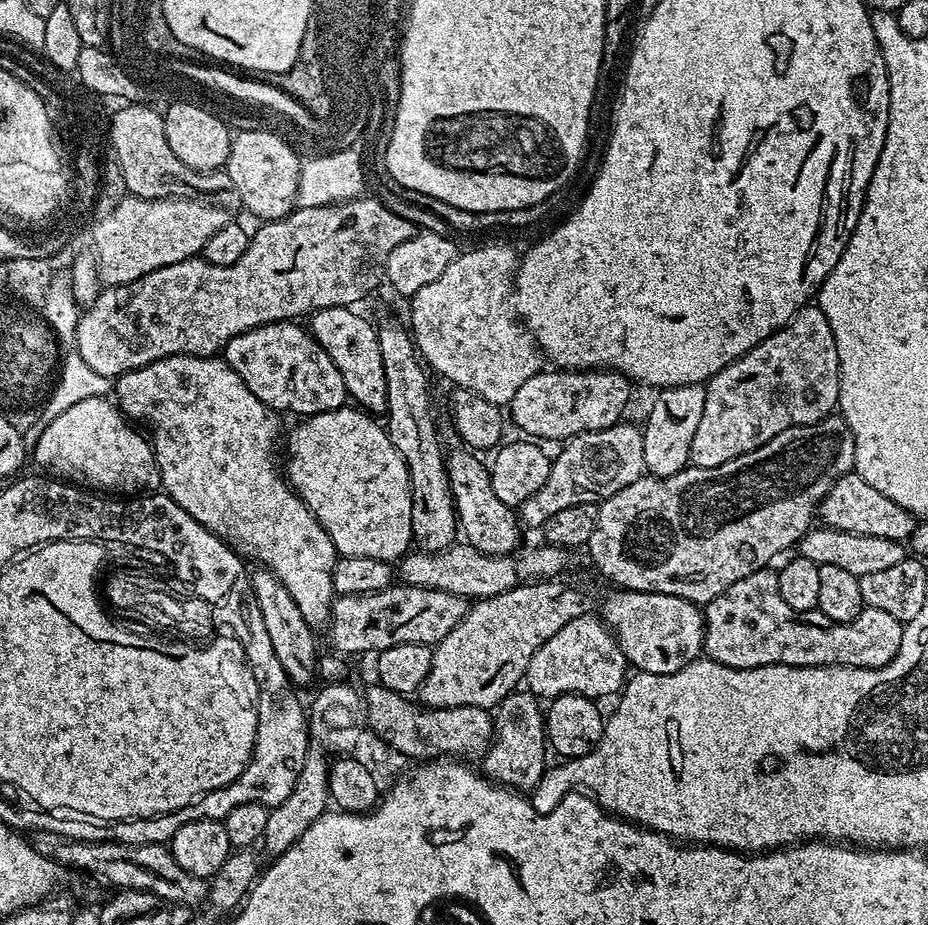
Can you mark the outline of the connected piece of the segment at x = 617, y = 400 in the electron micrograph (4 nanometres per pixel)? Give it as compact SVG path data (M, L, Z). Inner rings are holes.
M541 370L534 374L534 378L526 378L522 386L514 394L514 398L506 405L510 413L510 420L521 428L523 435L535 438L537 441L557 440L563 442L583 432L597 432L606 430L610 426L621 423L625 419L624 411L632 400L633 381L620 372L611 370Z

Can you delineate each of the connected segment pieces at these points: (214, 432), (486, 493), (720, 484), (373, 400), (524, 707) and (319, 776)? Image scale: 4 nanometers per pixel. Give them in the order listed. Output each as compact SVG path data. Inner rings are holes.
M219 355L167 356L161 360L150 362L138 370L130 370L126 374L115 377L114 400L125 417L131 418L133 421L145 420L152 427L150 443L158 462L160 488L170 499L178 502L180 511L190 514L190 518L194 518L202 526L206 526L206 530L210 530L215 536L220 537L235 552L239 552L241 557L247 558L249 561L251 561L250 559L257 560L260 563L257 565L263 566L267 571L274 573L278 578L278 582L282 582L282 586L286 586L290 598L294 598L294 602L298 602L298 610L302 610L302 618L306 618L308 625L314 630L323 629L332 618L332 601L336 596L332 575L334 574L338 553L330 534L326 534L326 530L320 525L318 518L314 518L314 514L304 505L302 498L296 495L292 485L288 483L281 465L280 468L276 465L276 456L272 453L272 447L275 446L276 439L280 436L281 417L262 402L258 402L258 398L254 398L254 393L246 386L246 382L242 382L242 378L238 378L238 374L234 374L232 367Z
M472 450L449 451L444 465L448 471L448 481L452 487L452 501L456 503L458 528L463 539L480 552L491 556L507 556L521 547L520 532L522 525L517 513L506 502L494 494L494 486L490 486L489 465L484 464L479 455Z
M833 414L822 418L813 424L803 424L794 426L790 430L782 430L766 446L758 446L758 450L750 450L750 454L742 454L742 458L734 458L730 462L722 462L722 466L717 468L697 468L689 466L683 468L678 474L673 476L650 476L642 475L630 486L622 486L618 494L603 497L598 504L598 522L594 534L590 534L586 545L586 552L592 555L592 560L596 563L596 568L608 580L616 583L615 587L629 592L657 592L658 594L670 594L678 598L686 598L692 604L707 606L711 600L718 598L734 582L754 574L758 570L769 567L779 552L784 552L788 547L799 545L800 539L813 527L818 516L820 504L826 498L826 494L834 486L838 478L842 478L846 473L853 471L856 467L856 455L854 454L854 434L850 426L839 414Z
M355 307L323 308L311 313L310 331L312 337L330 354L349 397L363 411L369 414L384 414L388 411L388 391L386 390L386 370L382 366L382 349L378 346L376 324L359 316Z
M517 690L495 709L495 733L488 752L482 757L483 775L513 792L531 794L542 778L546 761L546 716L541 701L527 690Z
M349 682L325 683L324 689L312 700L312 708L307 709L308 718L308 757L302 766L302 774L298 774L298 782L294 782L294 790L290 790L286 802L271 809L266 818L266 830L262 848L275 858L284 853L319 816L330 808L328 795L328 766L331 754L352 754L357 750L356 743L360 735L366 732L365 697L361 689L356 689Z

